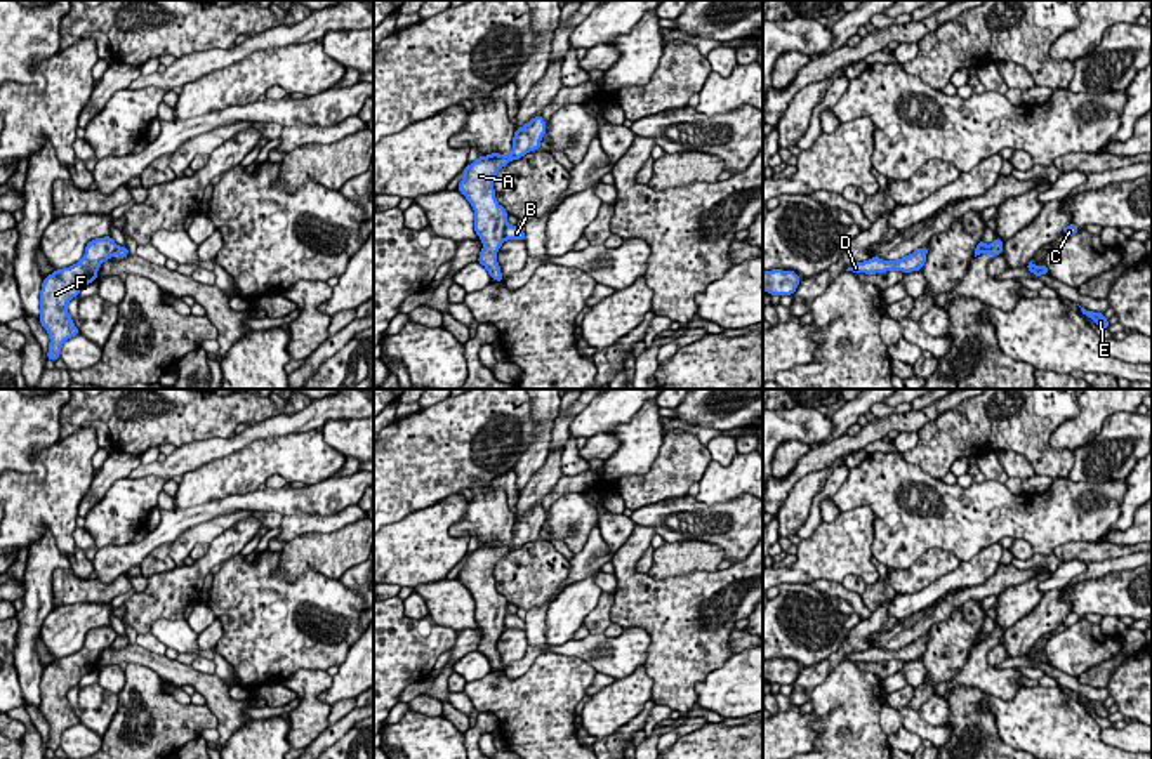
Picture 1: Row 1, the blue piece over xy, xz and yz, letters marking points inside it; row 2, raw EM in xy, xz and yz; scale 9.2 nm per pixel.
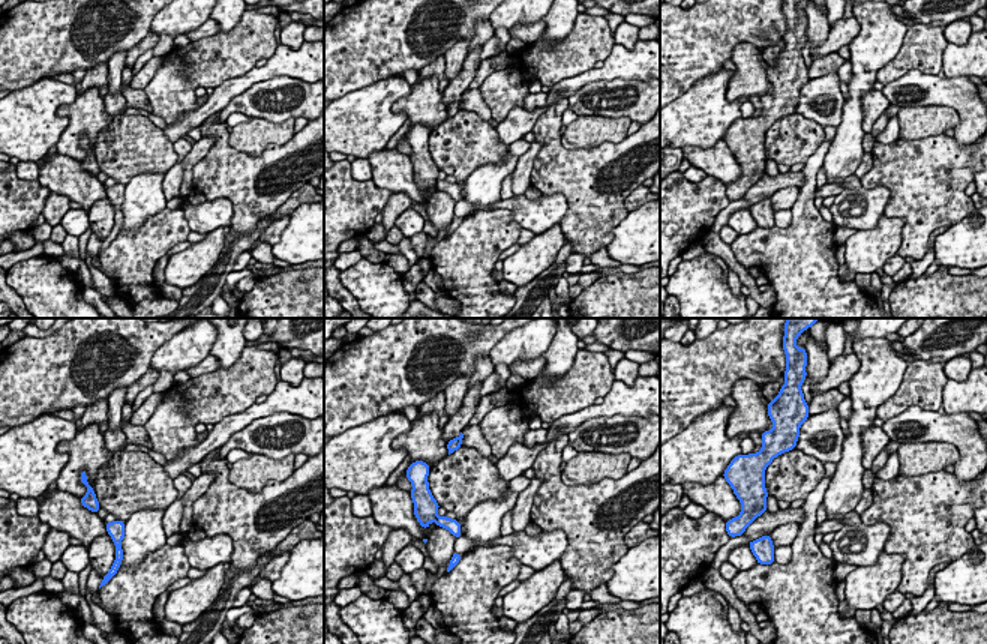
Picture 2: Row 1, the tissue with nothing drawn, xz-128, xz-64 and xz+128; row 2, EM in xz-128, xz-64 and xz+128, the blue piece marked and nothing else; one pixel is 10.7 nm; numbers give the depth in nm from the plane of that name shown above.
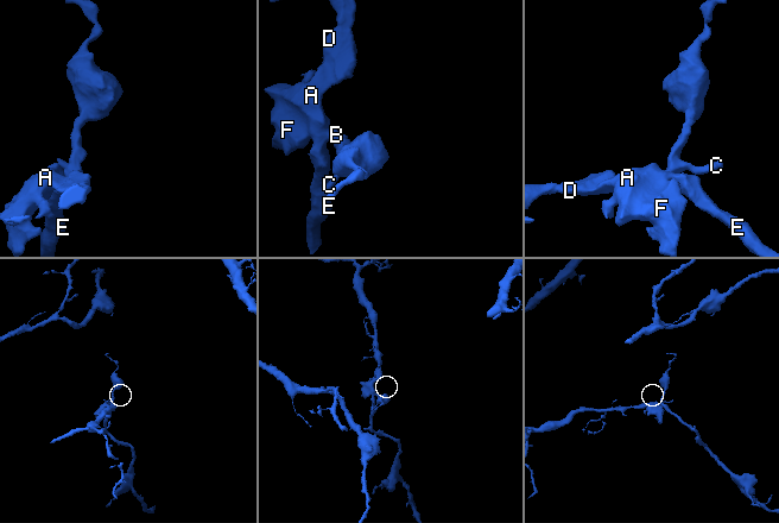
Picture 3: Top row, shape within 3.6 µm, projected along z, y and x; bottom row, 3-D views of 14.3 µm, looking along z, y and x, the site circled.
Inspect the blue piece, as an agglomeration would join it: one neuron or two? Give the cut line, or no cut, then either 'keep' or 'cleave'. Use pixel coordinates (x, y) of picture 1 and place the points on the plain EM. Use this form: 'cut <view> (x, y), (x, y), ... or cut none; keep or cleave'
cut xz (506, 612), (504, 627); cleave

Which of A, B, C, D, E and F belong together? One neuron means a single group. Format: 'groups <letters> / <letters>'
groups A D E F / B C

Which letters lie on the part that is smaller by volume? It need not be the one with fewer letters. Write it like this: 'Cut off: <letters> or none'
Cut off: B, C

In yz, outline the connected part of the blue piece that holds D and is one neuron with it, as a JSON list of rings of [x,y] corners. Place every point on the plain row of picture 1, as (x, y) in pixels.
[[[928,636],[917,637],[912,643],[898,648],[898,650],[883,650],[879,646],[871,646],[869,650],[851,653],[846,660],[851,662],[865,662],[865,663],[876,663],[876,662],[886,662],[886,660],[921,660],[921,657],[926,651]]]

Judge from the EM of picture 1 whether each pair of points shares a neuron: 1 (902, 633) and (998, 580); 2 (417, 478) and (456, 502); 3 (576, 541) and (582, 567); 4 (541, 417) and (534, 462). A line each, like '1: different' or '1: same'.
1: same
2: different
3: different
4: same

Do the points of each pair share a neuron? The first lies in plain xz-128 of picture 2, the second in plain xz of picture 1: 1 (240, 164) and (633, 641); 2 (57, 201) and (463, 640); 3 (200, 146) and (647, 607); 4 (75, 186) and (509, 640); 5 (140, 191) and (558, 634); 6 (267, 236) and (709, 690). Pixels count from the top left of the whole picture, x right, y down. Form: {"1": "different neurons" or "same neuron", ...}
{"1": "different neurons", "2": "same neuron", "3": "different neurons", "4": "different neurons", "5": "same neuron", "6": "different neurons"}

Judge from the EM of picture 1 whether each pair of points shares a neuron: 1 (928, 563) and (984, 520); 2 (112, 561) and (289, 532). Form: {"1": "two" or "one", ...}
{"1": "two", "2": "two"}

